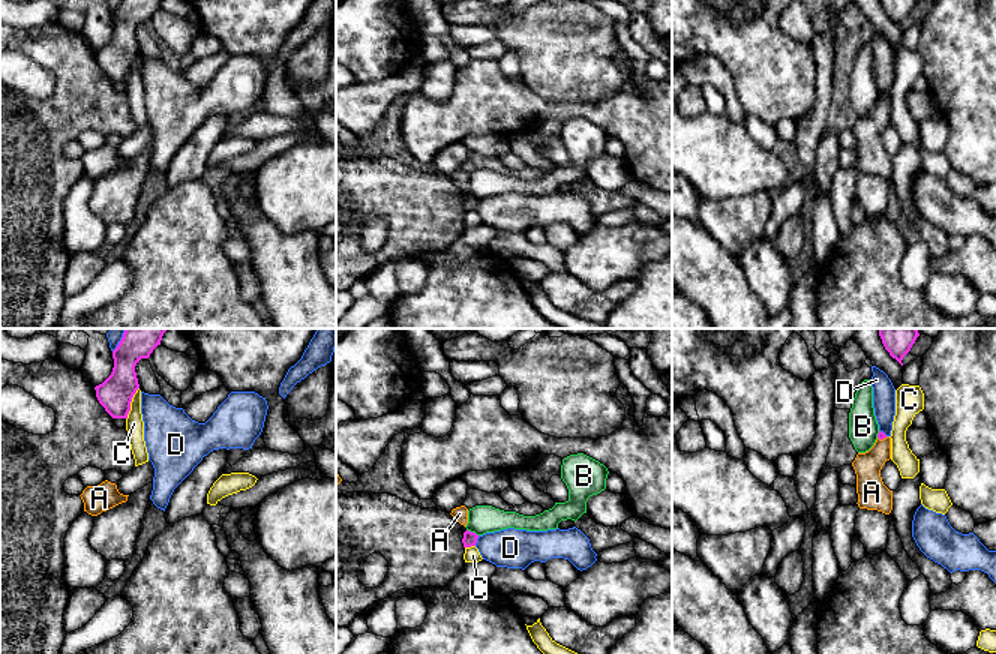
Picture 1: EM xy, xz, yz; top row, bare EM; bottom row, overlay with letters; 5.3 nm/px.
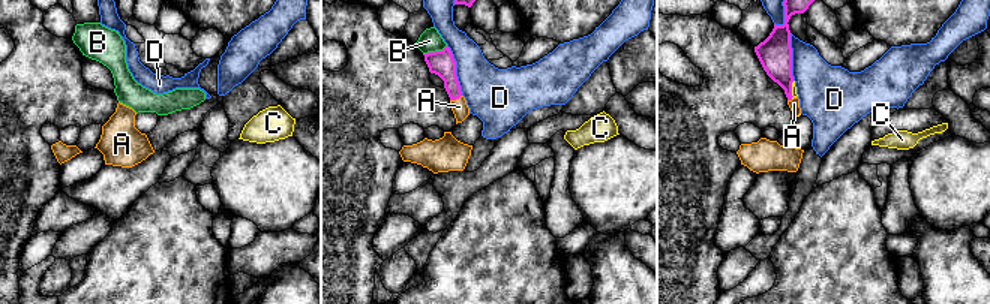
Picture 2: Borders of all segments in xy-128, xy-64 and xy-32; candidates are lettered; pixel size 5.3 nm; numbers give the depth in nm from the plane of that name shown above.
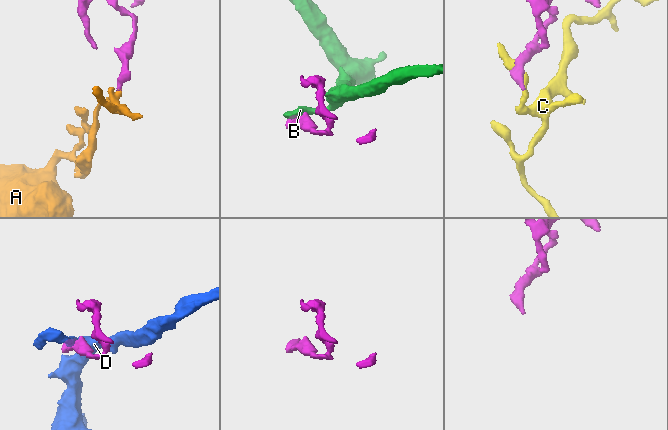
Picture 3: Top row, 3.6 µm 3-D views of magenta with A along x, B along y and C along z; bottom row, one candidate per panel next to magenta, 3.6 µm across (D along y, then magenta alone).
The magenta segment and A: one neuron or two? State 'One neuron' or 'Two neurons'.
One neuron

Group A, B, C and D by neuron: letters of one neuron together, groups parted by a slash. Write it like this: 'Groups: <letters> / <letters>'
Groups: A / B / C / D

